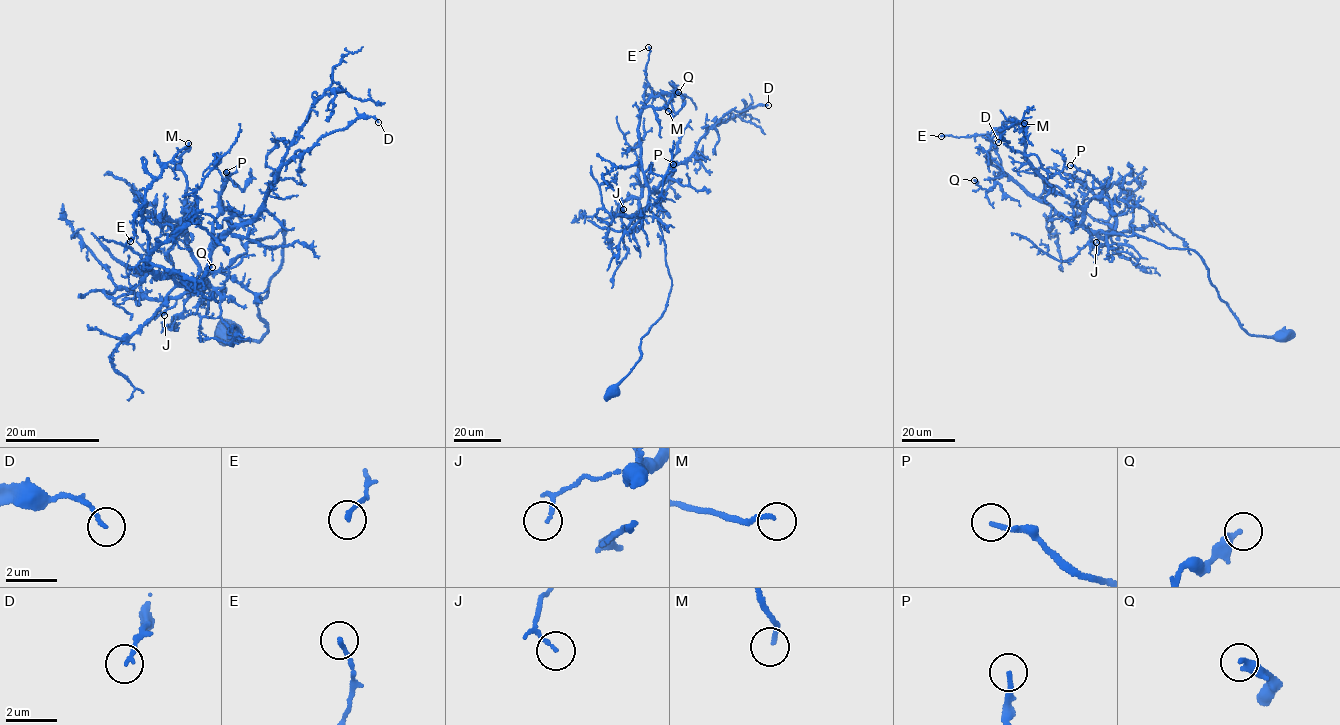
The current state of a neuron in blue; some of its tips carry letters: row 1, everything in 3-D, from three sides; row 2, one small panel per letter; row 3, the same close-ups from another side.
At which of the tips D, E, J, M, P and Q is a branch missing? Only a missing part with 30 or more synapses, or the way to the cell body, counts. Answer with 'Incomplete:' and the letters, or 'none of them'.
Incomplete: none of them

